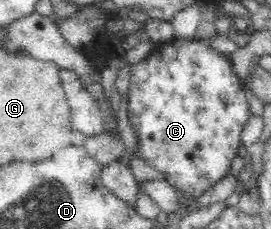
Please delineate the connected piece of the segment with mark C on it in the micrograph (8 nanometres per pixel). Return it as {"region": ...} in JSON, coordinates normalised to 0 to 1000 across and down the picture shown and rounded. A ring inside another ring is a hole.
{"region":[[[642,162],[620,183],[565,192],[557,227],[480,293],[469,397],[469,511],[513,563],[513,664],[535,712],[609,760],[664,847],[727,869],[849,755],[849,712],[886,642],[897,555],[923,502],[900,410],[900,354],[878,341],[838,245],[738,170]]]}

